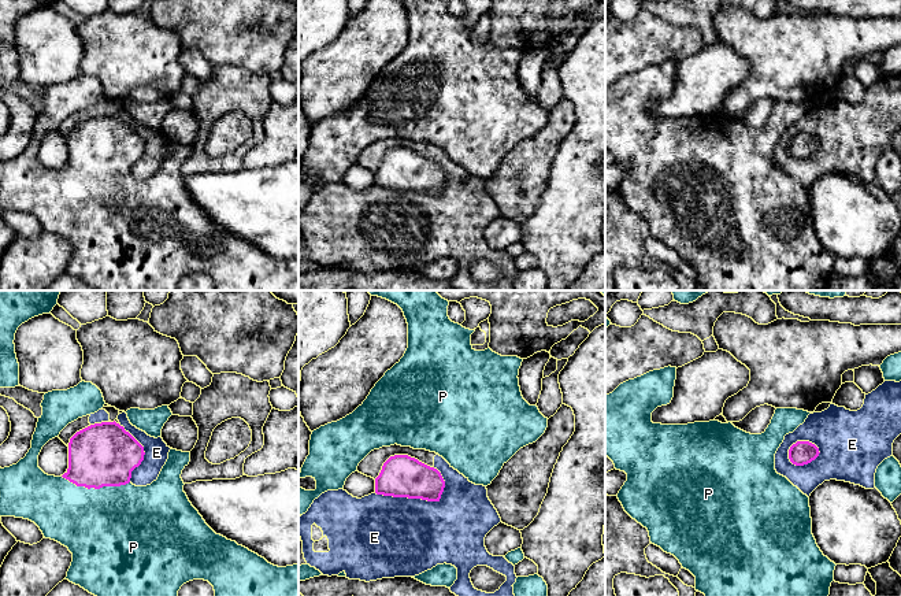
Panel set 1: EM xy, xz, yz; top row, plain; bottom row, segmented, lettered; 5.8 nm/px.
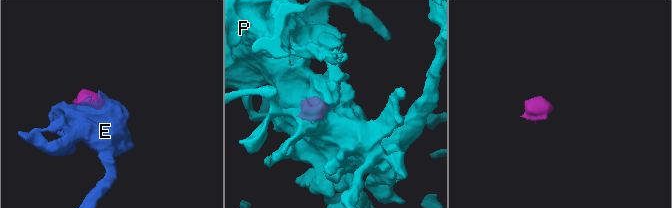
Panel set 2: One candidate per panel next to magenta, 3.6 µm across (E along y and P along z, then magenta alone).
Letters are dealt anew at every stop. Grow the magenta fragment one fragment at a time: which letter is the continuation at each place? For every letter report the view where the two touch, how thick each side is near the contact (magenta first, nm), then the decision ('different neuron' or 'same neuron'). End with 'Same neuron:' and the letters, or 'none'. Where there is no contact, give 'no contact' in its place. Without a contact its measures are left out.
E: contact in xz; calibres 260 and 460 nm; different neuron
P: contact in xy; calibres 380 and 480 nm; same neuron
Same neuron: P

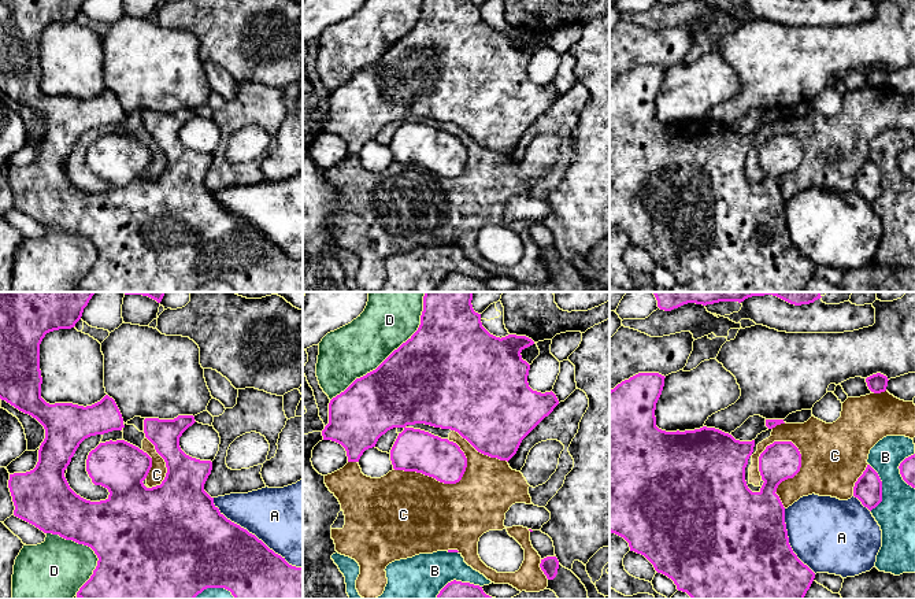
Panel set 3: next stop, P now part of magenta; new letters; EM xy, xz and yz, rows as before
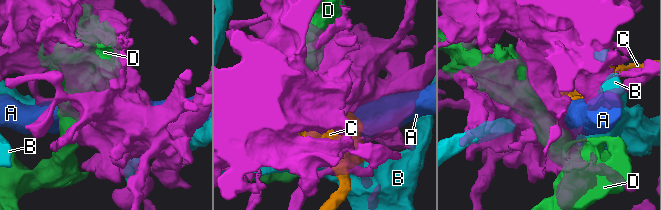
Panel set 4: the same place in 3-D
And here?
A: contact in xy; calibres 420 and 420 nm; different neuron
B: contact in yz; calibres 160 and 220 nm; different neuron
C: contact in yz; calibres 220 and 380 nm; different neuron
D: contact in xz; calibres 500 and 320 nm; different neuron
Same neuron: none

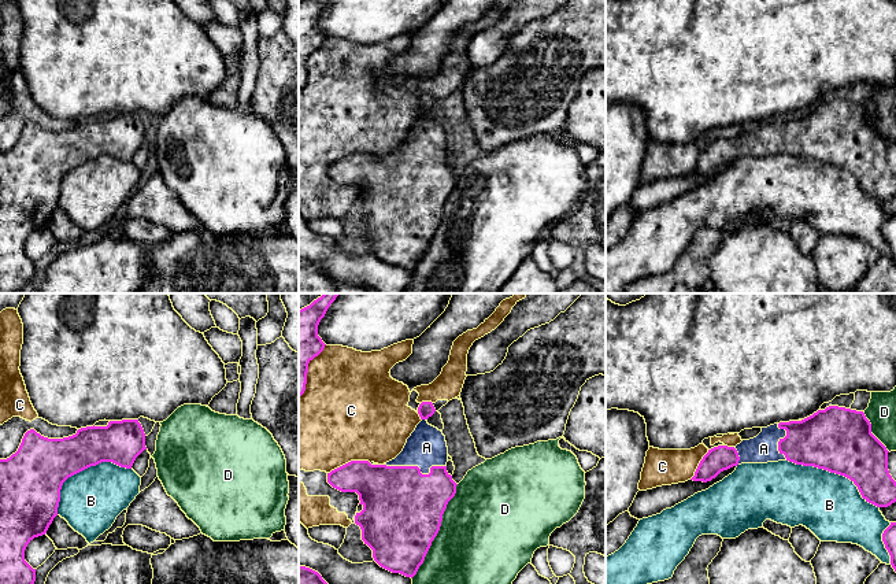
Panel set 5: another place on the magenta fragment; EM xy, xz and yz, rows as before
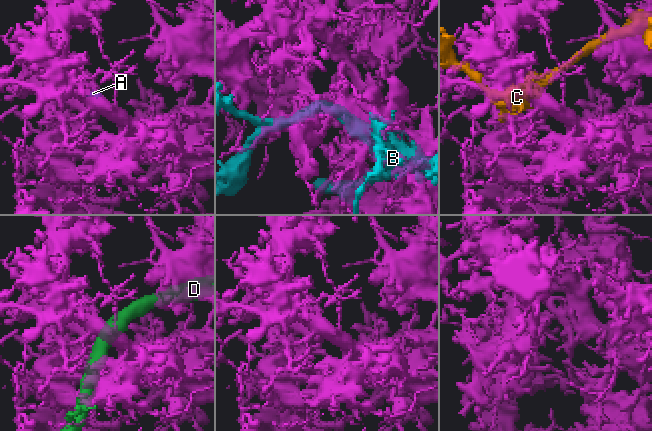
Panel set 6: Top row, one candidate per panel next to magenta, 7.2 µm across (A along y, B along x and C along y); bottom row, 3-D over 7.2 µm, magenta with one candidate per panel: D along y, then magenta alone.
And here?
A: contact in xz; calibres 460 and 240 nm; same neuron
B: contact in yz; calibres 380 and 380 nm; different neuron
C: contact in xz; calibres 280 and 500 nm; different neuron
D: contact in xz; calibres 460 and 500 nm; different neuron
Same neuron: A

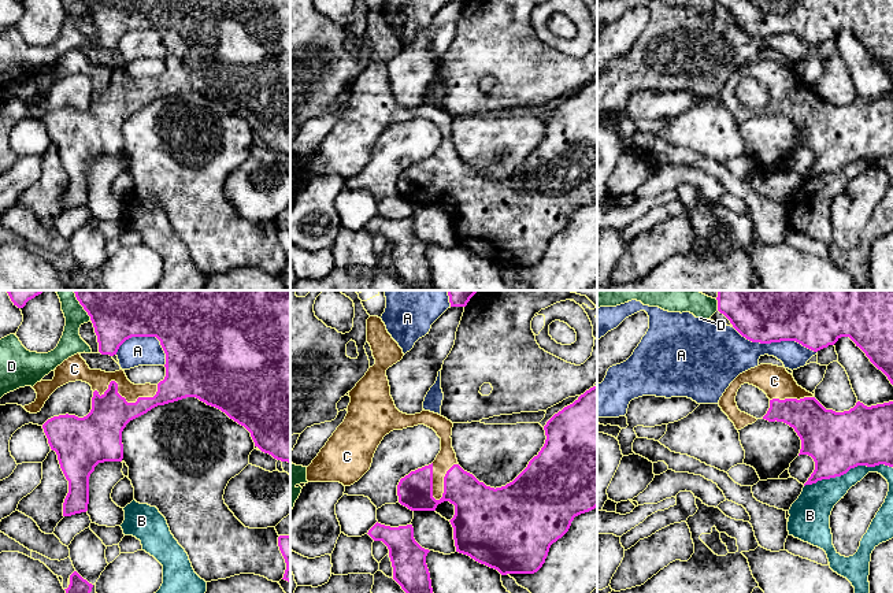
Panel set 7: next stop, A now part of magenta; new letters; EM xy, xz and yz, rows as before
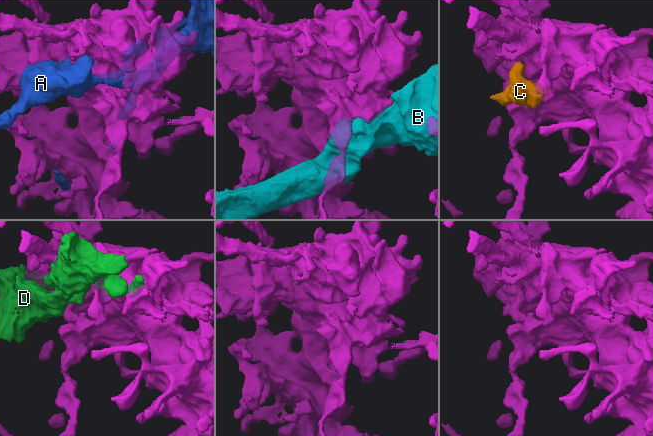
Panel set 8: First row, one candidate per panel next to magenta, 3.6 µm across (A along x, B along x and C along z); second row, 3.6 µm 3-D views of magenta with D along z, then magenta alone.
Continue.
A: contact in yz; calibres 500 and 220 nm; different neuron
B: contact in yz; calibres 360 and 200 nm; different neuron
C: contact in xy; calibres 260 and 120 nm; same neuron
D: contact in xy; calibres 480 and 140 nm; different neuron
Same neuron: C

